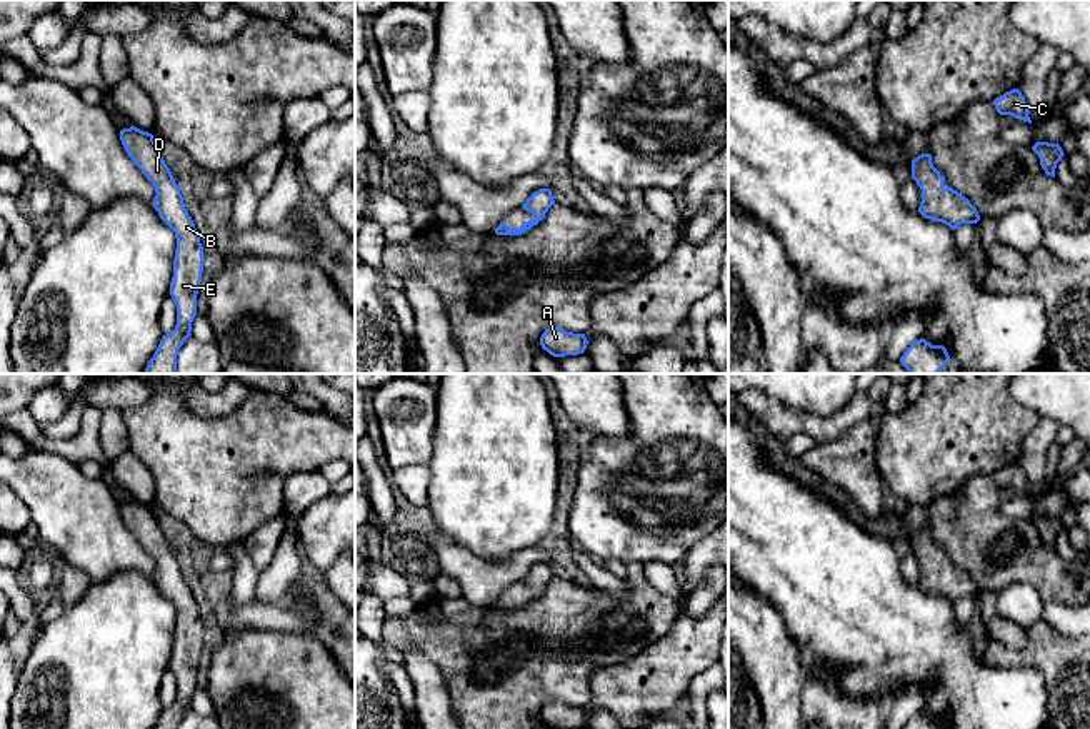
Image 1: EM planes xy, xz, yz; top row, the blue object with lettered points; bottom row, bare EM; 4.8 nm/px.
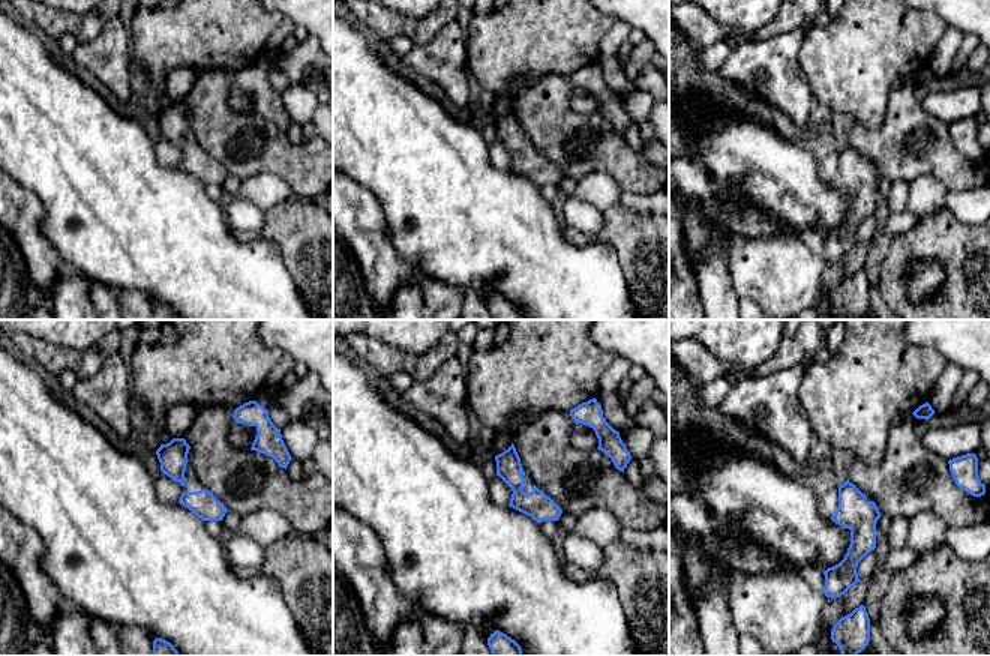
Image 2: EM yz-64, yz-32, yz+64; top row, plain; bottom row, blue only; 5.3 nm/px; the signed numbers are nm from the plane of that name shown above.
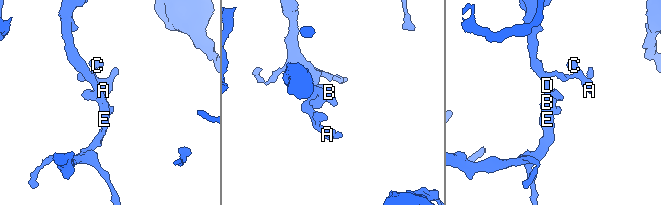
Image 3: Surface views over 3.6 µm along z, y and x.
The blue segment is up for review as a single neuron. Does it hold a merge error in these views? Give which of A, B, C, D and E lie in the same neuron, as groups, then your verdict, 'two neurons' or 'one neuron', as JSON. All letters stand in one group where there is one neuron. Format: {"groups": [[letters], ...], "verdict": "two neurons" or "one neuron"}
{"groups": [["A", "B", "C", "D", "E"]], "verdict": "one neuron"}

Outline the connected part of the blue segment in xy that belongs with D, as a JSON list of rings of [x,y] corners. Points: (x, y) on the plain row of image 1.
[[[137,500],[120,504],[120,514],[155,561],[153,582],[160,592],[175,606],[177,622],[173,632],[173,651],[170,669],[177,679],[177,699],[163,709],[153,729],[178,729],[183,716],[192,709],[192,696],[197,689],[197,667],[203,646],[203,621],[175,552],[167,540],[153,509]]]

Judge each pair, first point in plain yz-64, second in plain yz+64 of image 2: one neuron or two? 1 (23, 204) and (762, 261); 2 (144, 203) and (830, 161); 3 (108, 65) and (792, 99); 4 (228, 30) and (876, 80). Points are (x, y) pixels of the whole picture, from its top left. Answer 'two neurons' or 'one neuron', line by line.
1: two neurons
2: two neurons
3: one neuron
4: one neuron

